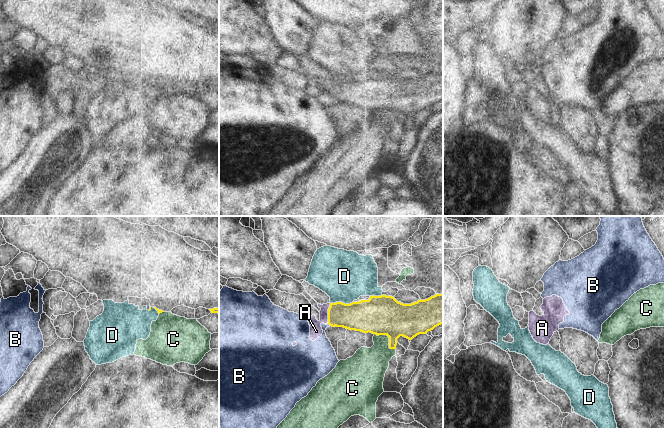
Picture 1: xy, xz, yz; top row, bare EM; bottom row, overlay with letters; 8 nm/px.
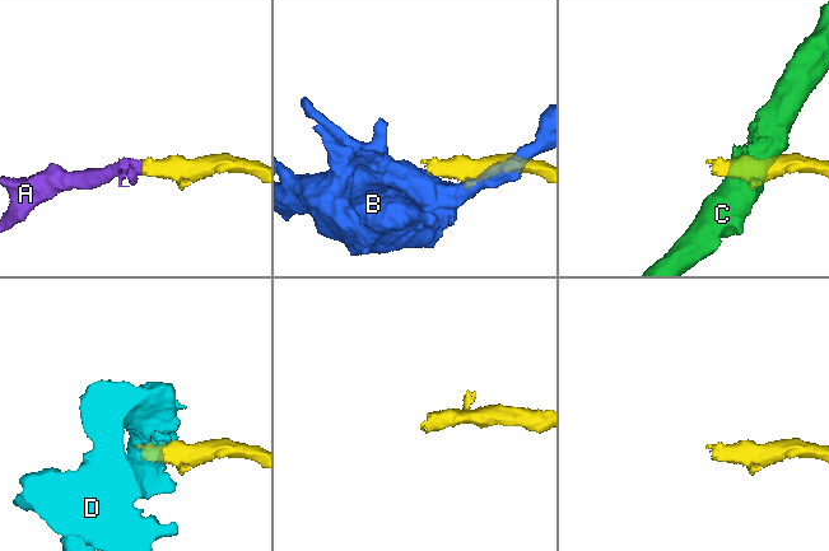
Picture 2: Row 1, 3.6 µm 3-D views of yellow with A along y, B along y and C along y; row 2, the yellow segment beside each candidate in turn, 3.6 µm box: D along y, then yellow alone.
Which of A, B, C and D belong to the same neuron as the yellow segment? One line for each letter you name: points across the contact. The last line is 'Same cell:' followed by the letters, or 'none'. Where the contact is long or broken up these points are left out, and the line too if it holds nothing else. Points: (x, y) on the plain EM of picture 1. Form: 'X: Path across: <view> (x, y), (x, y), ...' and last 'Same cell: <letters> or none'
A: Path across: xz (359, 92), (328, 89), (316, 102), (316, 107)
Same cell: A

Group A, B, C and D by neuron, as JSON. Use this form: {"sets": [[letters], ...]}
{"sets": [["A"], ["B"], ["C"], ["D"]]}

